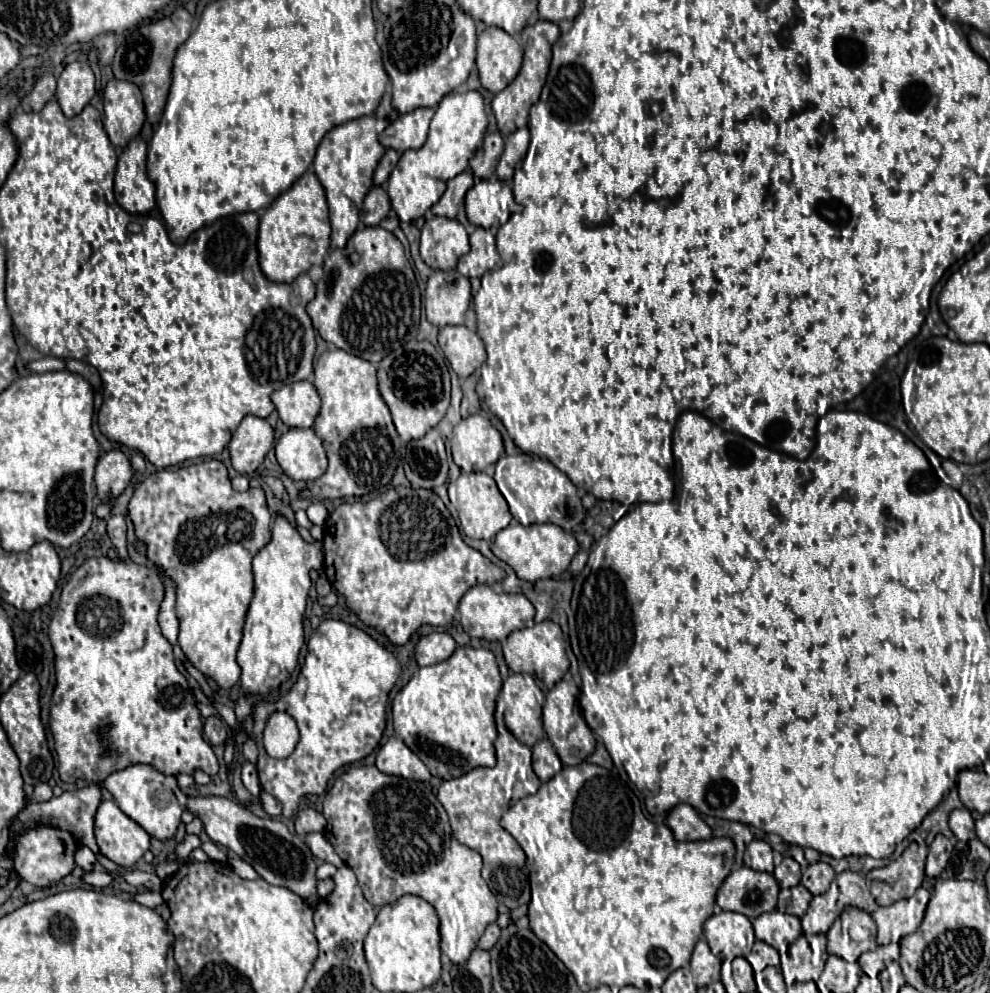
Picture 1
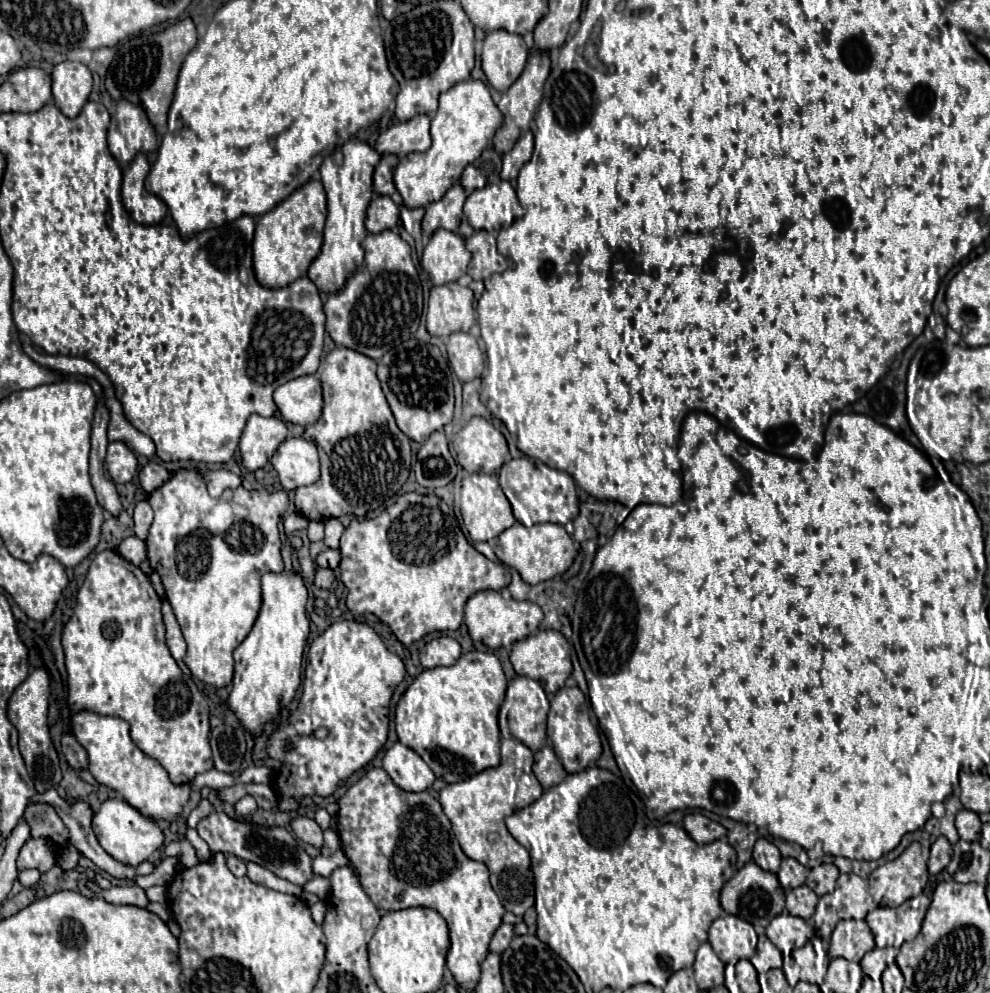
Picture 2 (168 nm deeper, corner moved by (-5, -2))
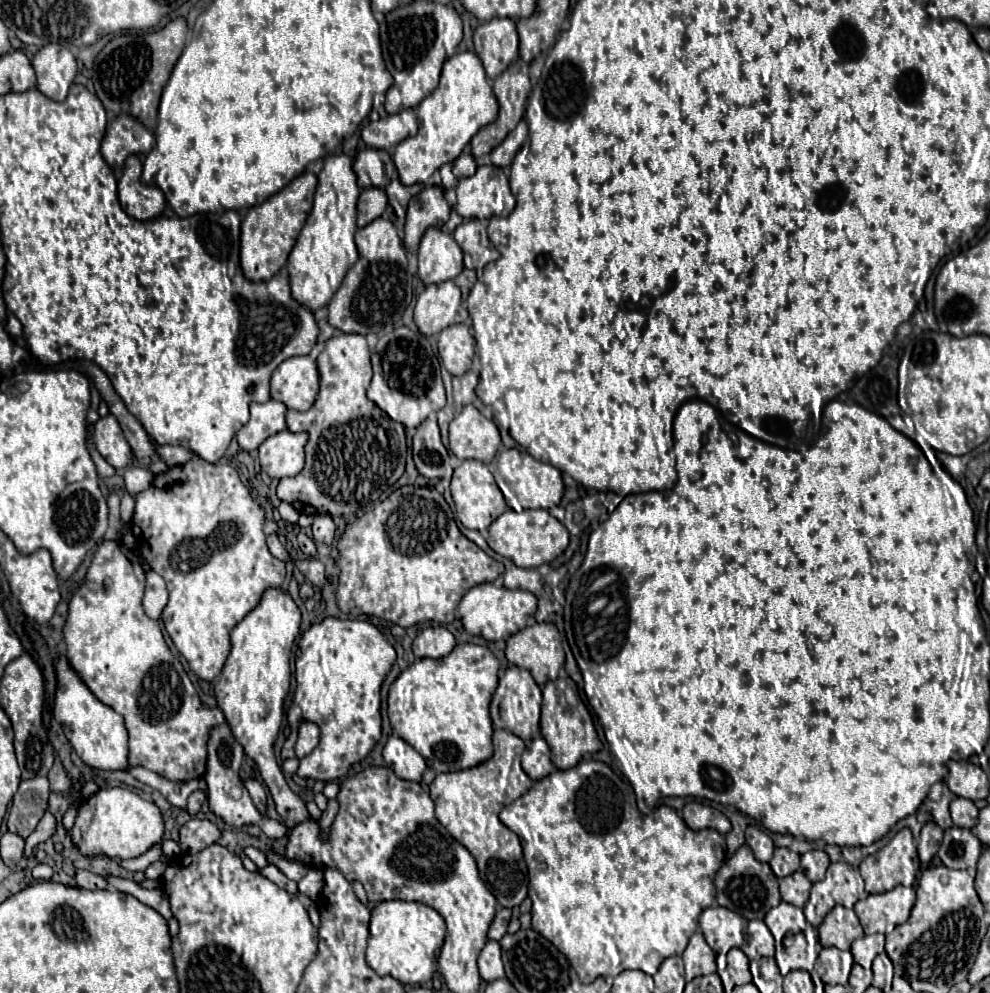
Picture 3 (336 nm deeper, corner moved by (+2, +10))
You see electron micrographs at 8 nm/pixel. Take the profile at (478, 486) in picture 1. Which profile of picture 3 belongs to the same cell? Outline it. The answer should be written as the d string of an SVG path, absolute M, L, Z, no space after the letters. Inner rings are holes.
M463 460L455 468L453 478L451 478L451 496L453 496L455 510L457 510L457 516L459 516L461 524L465 528L479 530L481 534L485 534L487 528L489 528L489 524L509 508L505 504L505 498L503 498L501 490L497 488L497 484L493 480L493 474L479 460Z

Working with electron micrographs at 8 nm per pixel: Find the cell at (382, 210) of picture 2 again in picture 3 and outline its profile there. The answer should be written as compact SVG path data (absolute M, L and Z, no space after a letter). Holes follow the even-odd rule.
M363 188L357 202L357 226L379 218L387 208L387 194L381 188Z

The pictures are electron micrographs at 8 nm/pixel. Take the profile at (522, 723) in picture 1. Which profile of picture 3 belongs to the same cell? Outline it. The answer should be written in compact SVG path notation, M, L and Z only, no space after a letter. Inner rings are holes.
M509 666L500 676L491 702L500 702L499 708L501 708L497 724L493 723L494 729L509 730L515 736L519 736L521 740L525 740L525 742L529 742L535 736L539 736L542 690L535 684L535 680L533 680L529 670L517 668L517 666Z

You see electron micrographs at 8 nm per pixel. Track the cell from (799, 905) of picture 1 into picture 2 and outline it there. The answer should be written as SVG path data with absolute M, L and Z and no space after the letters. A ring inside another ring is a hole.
M800 886L786 892L786 910L792 916L800 916L808 920L816 910L816 902L818 902L818 896L808 886Z

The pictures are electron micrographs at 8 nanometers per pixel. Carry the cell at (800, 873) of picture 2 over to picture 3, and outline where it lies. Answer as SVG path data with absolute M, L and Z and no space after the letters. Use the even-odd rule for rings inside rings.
M775 848L775 856L769 862L769 866L771 866L771 870L775 872L777 878L785 878L785 876L789 876L789 874L799 870L800 855L795 854L789 848Z

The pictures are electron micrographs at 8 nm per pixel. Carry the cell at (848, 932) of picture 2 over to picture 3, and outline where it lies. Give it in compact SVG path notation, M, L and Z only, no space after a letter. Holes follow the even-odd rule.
M835 906L817 930L821 946L835 946L839 950L849 950L851 942L863 936L855 911L845 906Z

